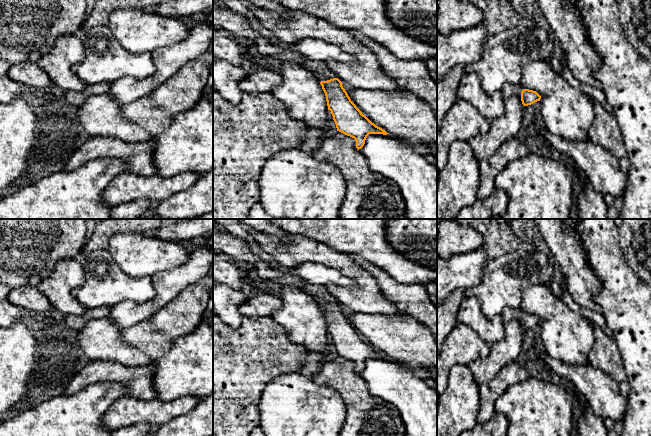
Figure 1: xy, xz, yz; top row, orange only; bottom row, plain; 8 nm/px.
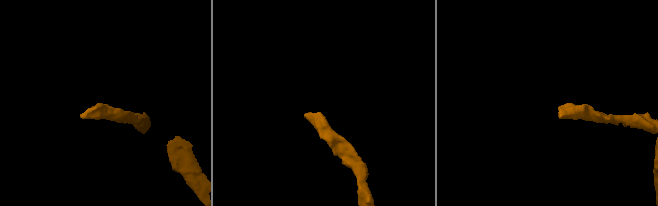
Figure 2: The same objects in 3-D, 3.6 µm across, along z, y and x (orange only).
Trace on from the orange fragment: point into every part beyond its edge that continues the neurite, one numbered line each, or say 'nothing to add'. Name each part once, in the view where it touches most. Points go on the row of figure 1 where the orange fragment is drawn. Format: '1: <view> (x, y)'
1: xz (235, 24)

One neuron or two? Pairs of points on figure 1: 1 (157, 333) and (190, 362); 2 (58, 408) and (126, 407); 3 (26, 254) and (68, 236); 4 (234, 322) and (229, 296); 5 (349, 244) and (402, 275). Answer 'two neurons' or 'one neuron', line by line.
1: two neurons
2: two neurons
3: one neuron
4: one neuron
5: one neuron

